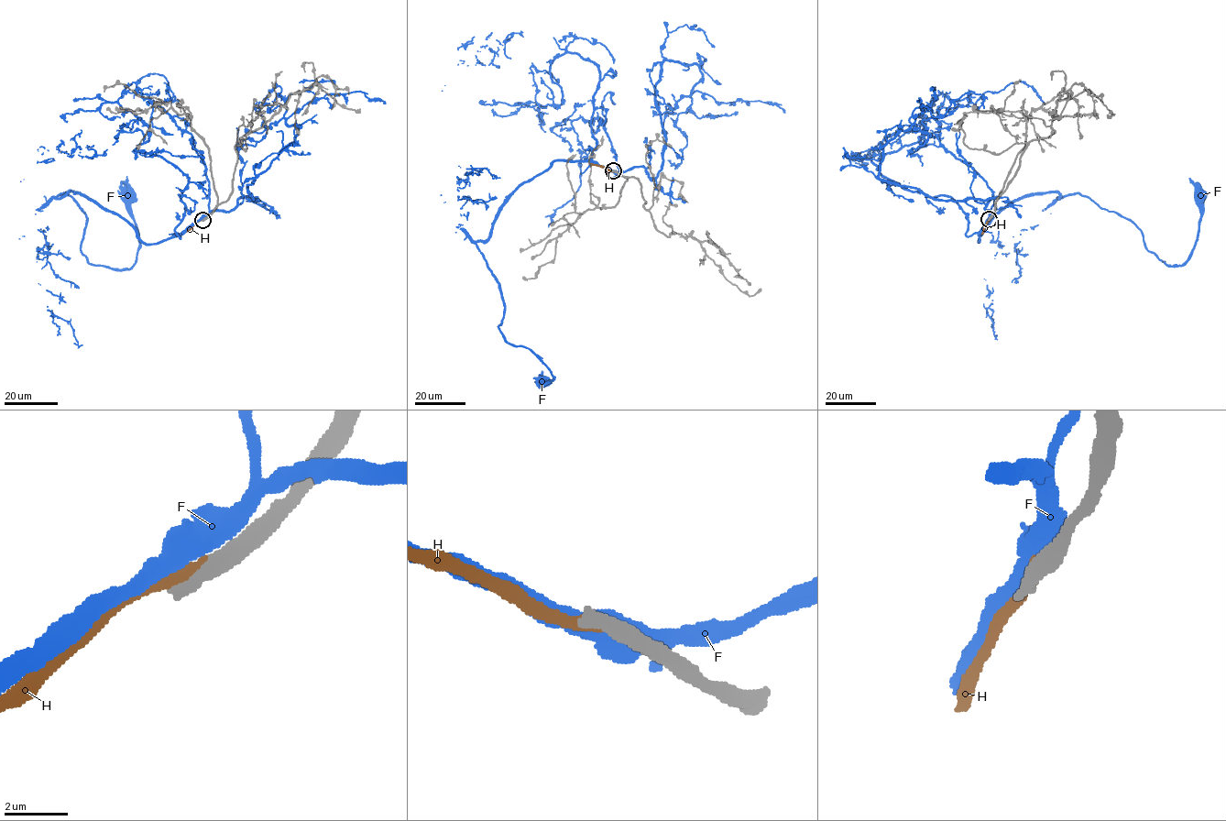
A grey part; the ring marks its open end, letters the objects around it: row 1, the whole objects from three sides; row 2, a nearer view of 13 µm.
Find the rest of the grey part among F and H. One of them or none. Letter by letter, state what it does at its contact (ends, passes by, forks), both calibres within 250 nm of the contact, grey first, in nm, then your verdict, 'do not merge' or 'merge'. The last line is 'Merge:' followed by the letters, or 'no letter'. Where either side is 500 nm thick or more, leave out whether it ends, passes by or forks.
F: calibres 500 and 850 nm; do not merge
H: calibres 600 and 440 nm; do not merge
Merge: no letter

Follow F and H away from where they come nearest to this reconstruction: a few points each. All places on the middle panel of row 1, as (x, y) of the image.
F: (616, 172), (554, 160), (476, 243), (501, 291), (498, 329), (551, 370), (542, 380)
H: (614, 171), (589, 163)

